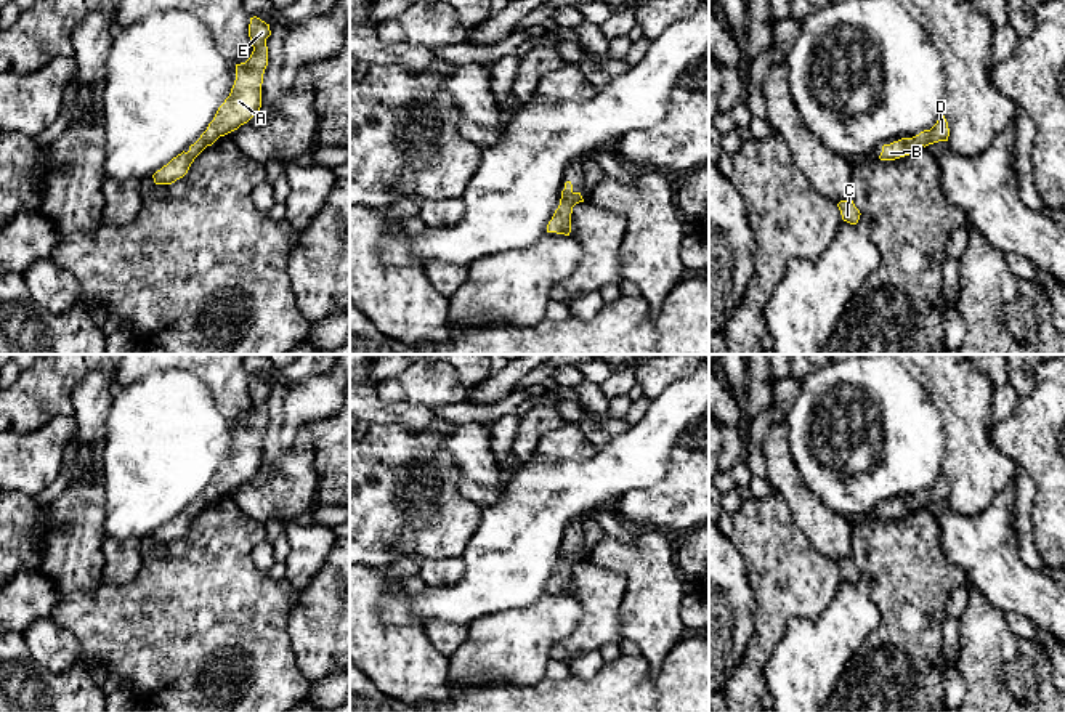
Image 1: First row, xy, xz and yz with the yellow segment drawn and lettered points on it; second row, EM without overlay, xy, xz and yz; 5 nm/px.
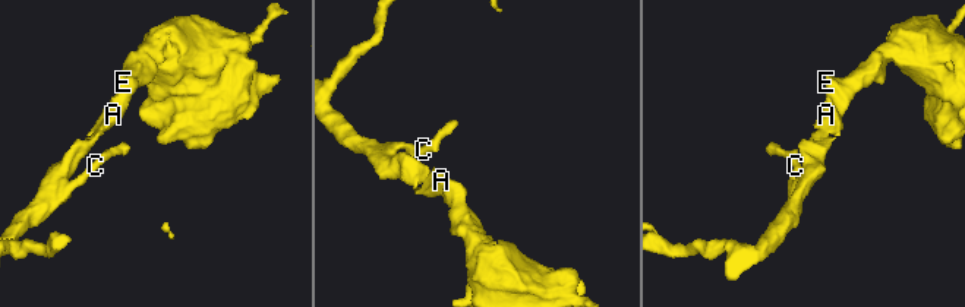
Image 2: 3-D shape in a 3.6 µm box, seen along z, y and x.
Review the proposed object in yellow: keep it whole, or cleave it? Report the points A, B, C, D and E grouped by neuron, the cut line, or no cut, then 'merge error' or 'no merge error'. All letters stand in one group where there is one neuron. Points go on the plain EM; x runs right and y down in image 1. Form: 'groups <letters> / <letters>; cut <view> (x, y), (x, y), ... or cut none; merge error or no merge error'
groups A B C D E; cut none; no merge error

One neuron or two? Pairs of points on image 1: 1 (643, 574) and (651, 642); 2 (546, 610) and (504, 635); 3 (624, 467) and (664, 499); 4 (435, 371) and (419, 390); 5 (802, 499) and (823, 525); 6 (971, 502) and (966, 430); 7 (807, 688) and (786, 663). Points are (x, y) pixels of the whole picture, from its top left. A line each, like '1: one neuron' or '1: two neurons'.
1: one neuron
2: one neuron
3: two neurons
4: one neuron
5: one neuron
6: one neuron
7: one neuron

